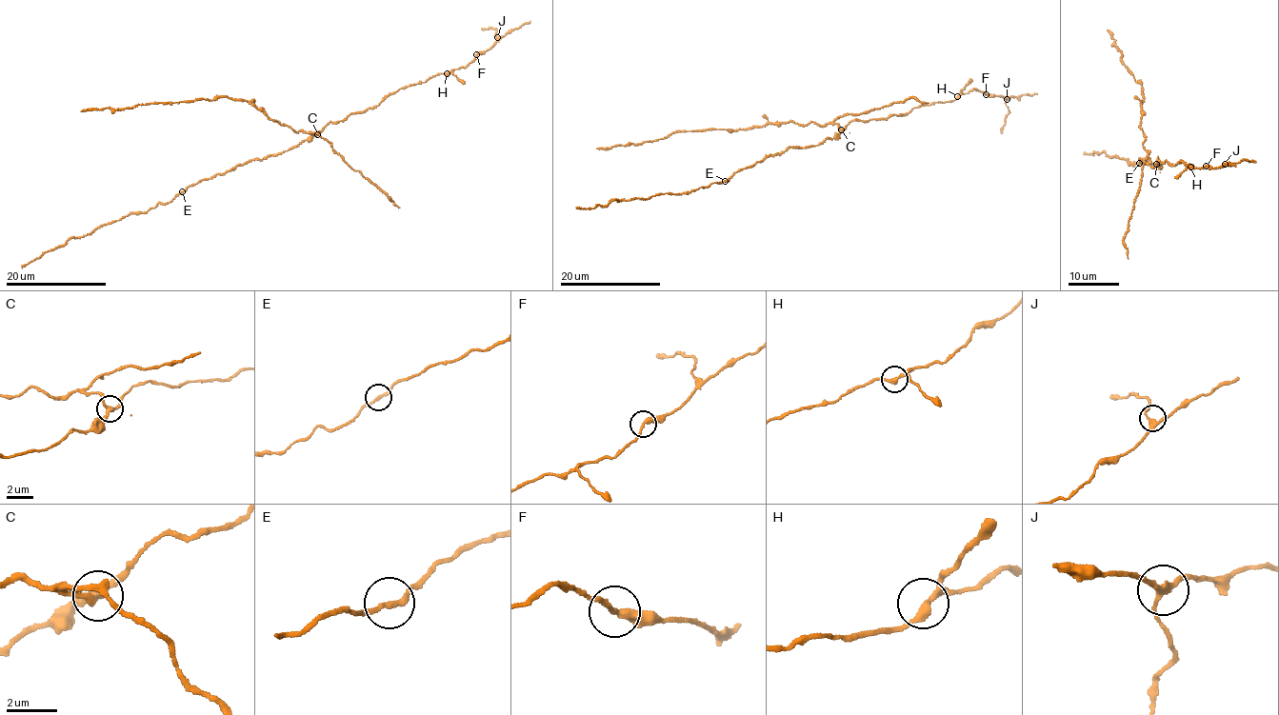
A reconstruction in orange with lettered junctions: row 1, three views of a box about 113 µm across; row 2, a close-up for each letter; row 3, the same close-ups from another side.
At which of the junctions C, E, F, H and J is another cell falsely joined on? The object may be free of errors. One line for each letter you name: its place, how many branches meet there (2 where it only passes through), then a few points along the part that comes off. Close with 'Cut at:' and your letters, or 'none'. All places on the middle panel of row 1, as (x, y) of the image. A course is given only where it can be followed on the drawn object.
C: Place: (841, 129). Branches: 3. Course of the part to remove: (841, 129), (836, 124), (789, 122), (676, 132), (654, 141), (596, 148)
Cut at: C

